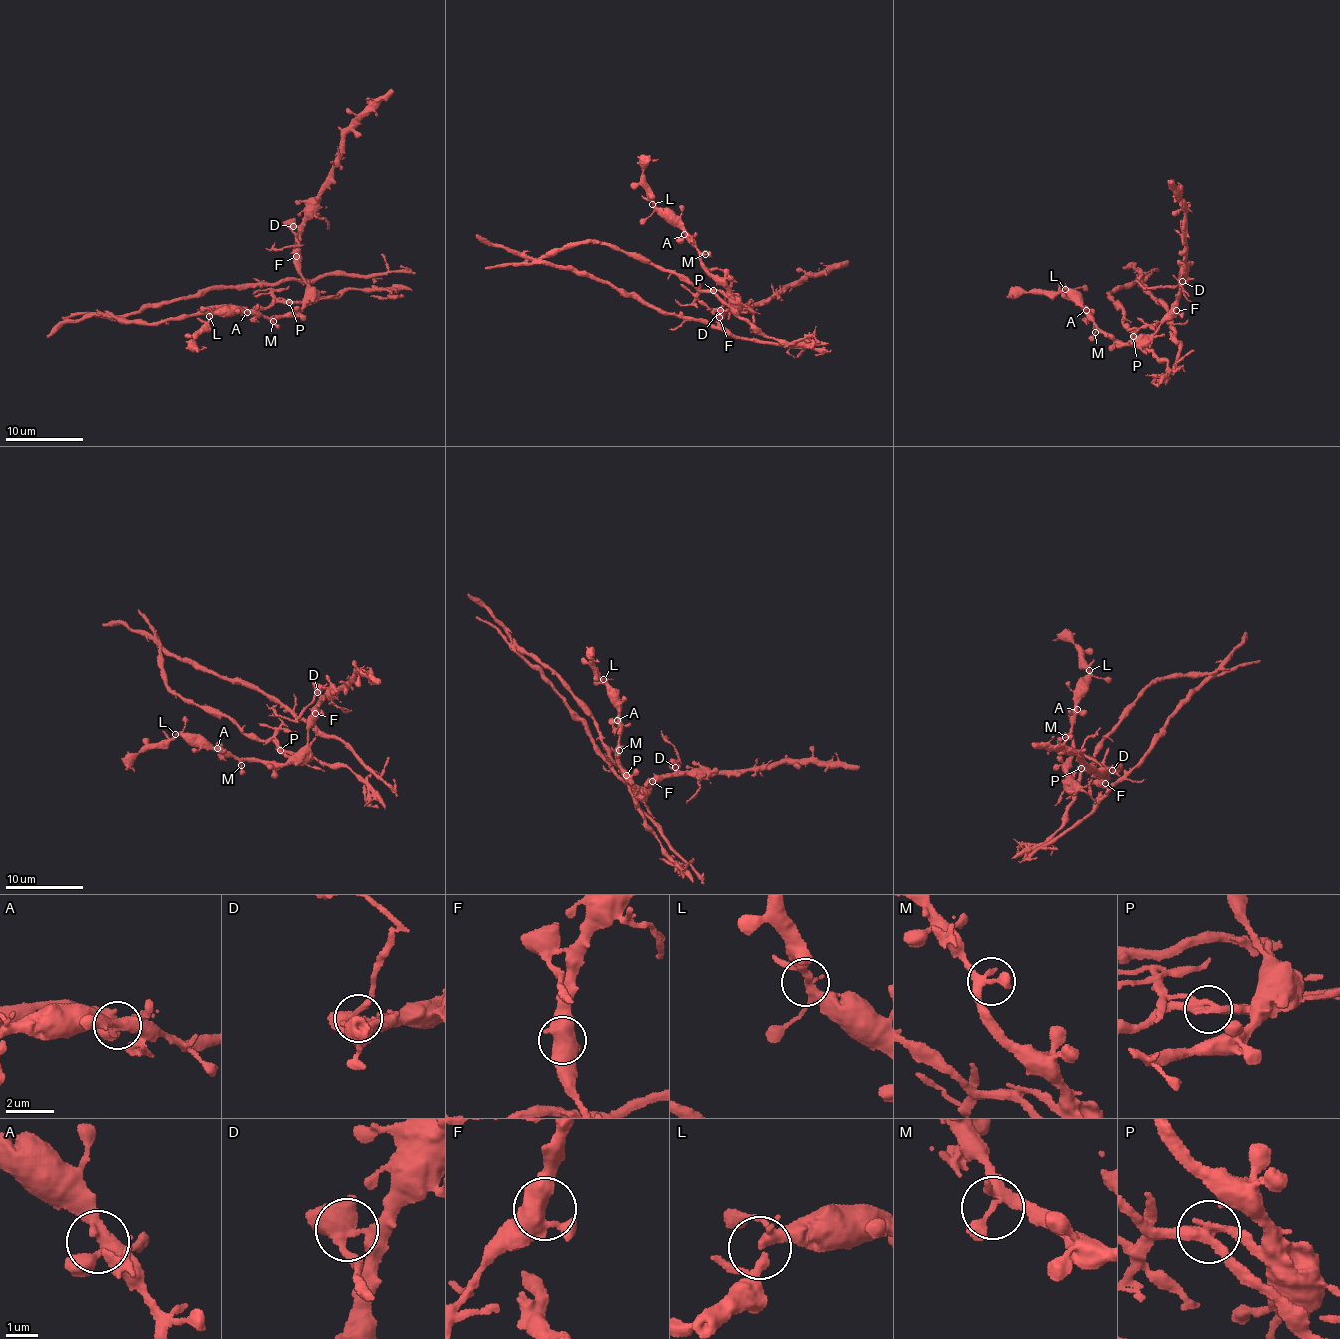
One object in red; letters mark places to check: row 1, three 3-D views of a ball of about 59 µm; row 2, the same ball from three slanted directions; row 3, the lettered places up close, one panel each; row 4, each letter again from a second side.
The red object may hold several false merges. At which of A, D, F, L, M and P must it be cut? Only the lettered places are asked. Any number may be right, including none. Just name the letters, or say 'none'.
D, P

